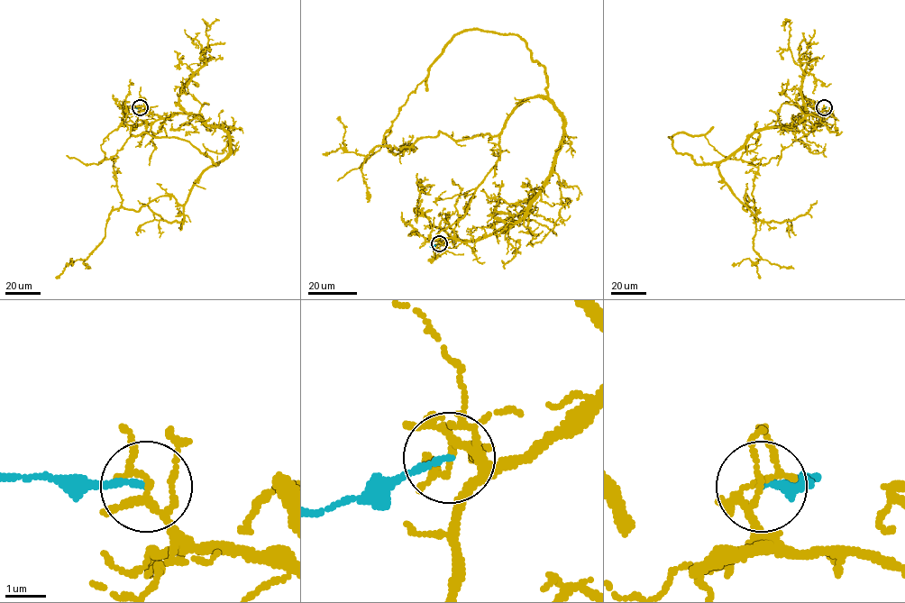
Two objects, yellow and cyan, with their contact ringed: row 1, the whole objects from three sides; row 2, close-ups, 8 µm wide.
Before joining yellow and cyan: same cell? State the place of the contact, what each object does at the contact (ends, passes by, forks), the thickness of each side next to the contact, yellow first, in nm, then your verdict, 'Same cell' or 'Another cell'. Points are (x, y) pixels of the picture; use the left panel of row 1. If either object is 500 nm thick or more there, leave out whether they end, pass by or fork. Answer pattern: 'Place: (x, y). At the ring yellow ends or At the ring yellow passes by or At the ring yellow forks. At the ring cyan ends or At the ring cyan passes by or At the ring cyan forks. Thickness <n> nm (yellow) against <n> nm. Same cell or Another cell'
Place: (140, 107). At the ring yellow forks. At the ring cyan ends. Thickness 130 nm (yellow) against 160 nm. Another cell

